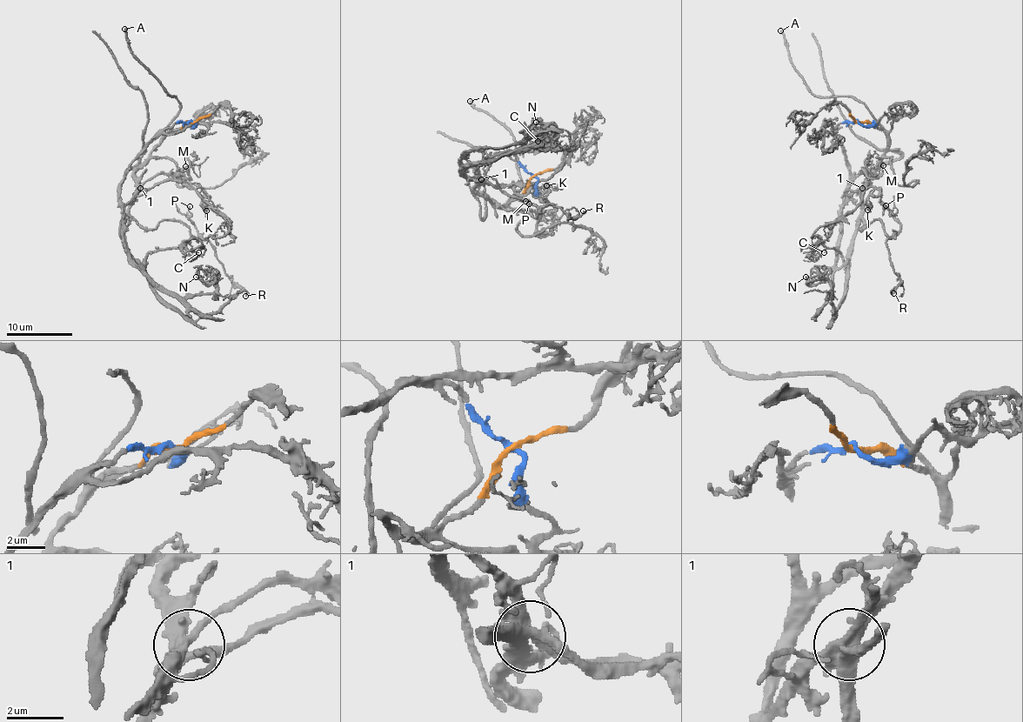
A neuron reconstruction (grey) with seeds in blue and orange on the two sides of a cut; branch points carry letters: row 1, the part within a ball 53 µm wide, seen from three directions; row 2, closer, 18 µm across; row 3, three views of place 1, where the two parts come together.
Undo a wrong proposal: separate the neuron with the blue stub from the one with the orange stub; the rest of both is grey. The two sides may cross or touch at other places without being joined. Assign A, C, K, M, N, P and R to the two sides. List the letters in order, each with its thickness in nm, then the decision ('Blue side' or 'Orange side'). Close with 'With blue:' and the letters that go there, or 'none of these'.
A: Thickness 260 nm. Orange side
C: Thickness 140 nm. Blue side
K: Thickness 160 nm. Orange side
M: Thickness 240 nm. Blue side
N: Thickness 180 nm. Blue side
P: Thickness 120 nm. Orange side
R: Thickness 170 nm. Orange side
With blue: C, M, N

